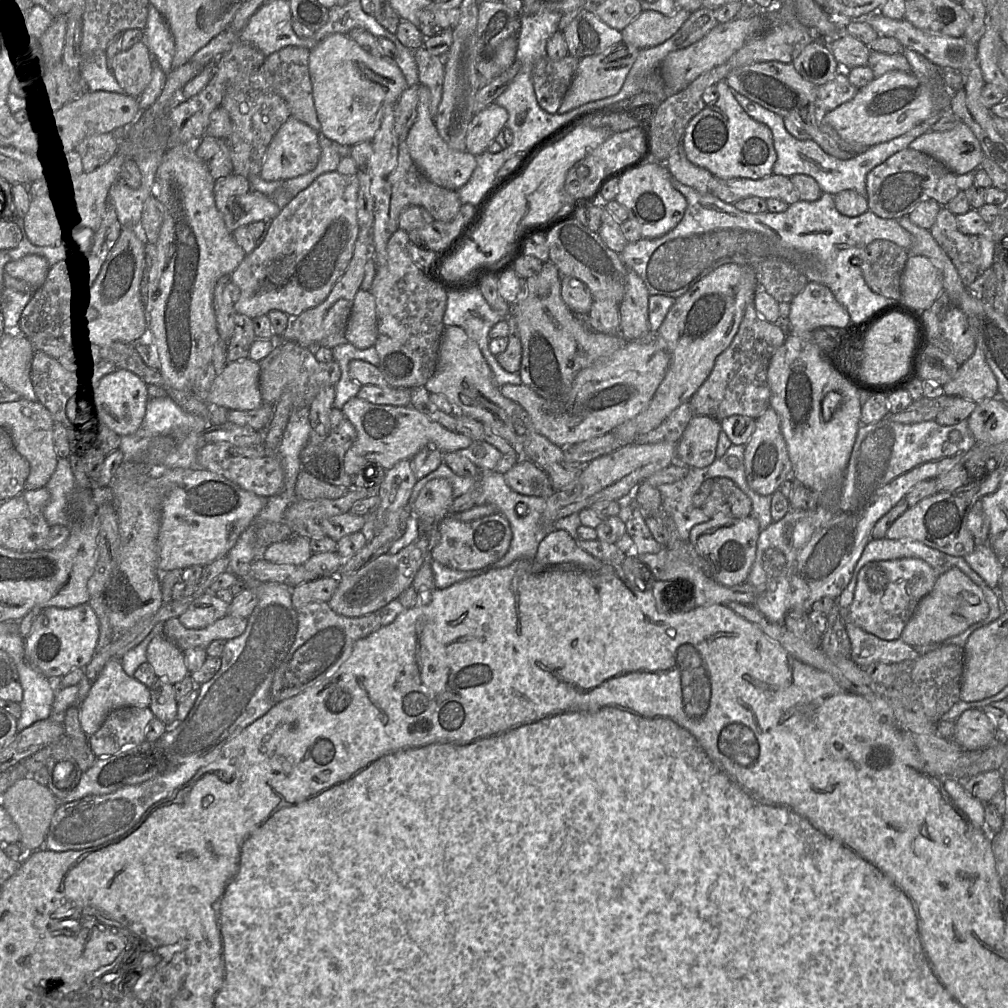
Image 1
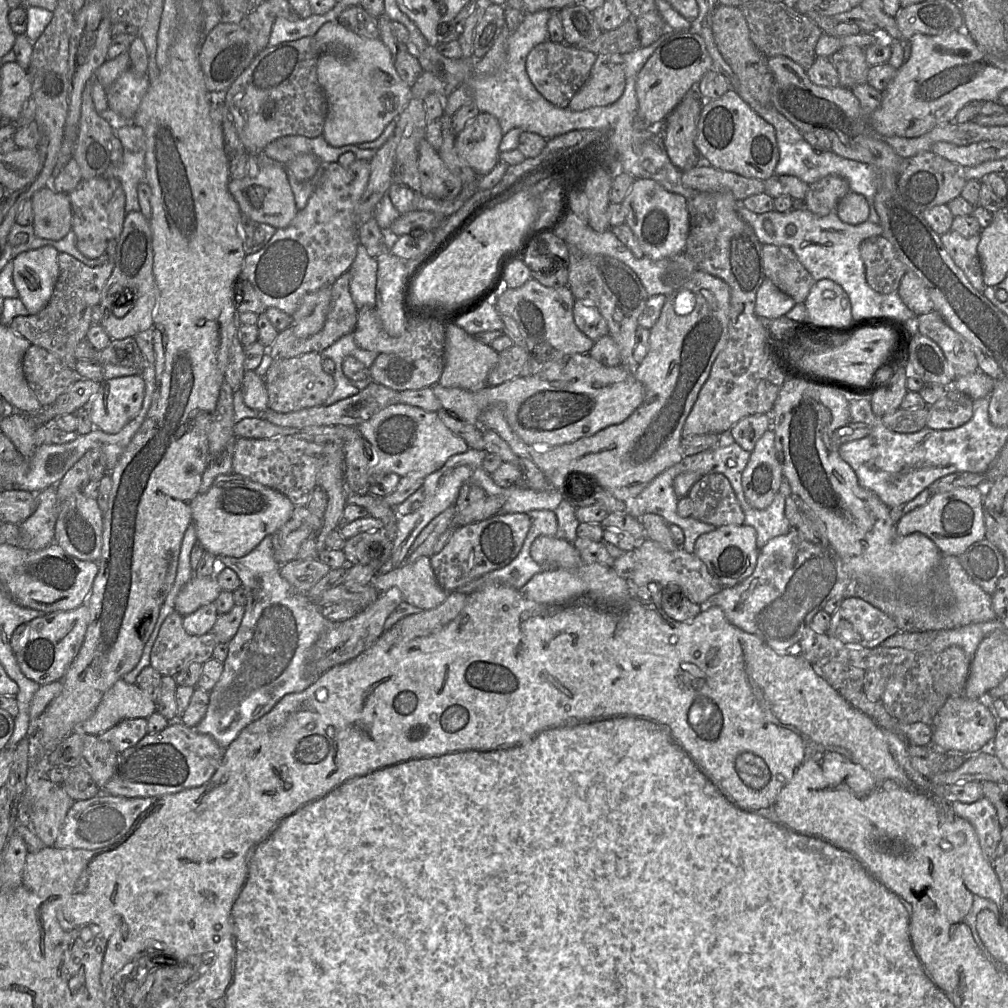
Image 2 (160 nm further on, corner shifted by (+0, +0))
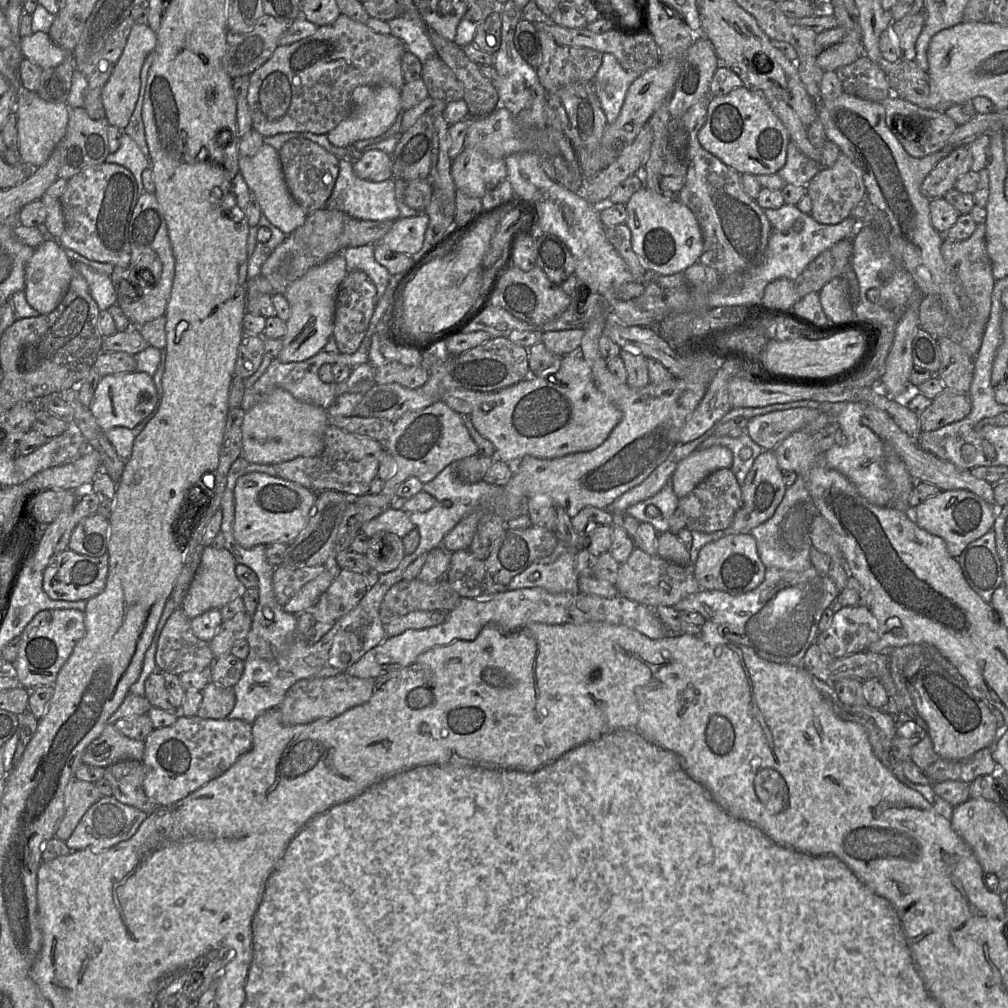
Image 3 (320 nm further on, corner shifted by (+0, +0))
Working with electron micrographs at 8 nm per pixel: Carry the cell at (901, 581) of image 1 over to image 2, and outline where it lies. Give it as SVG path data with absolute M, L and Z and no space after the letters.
M850 596L832 614L826 634L842 643L871 649L899 631L890 616L865 600Z

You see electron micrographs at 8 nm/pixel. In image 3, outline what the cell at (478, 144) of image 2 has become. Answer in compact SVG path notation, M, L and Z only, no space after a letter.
M464 148L452 161L452 177L456 190L482 199L506 179L505 159Z

